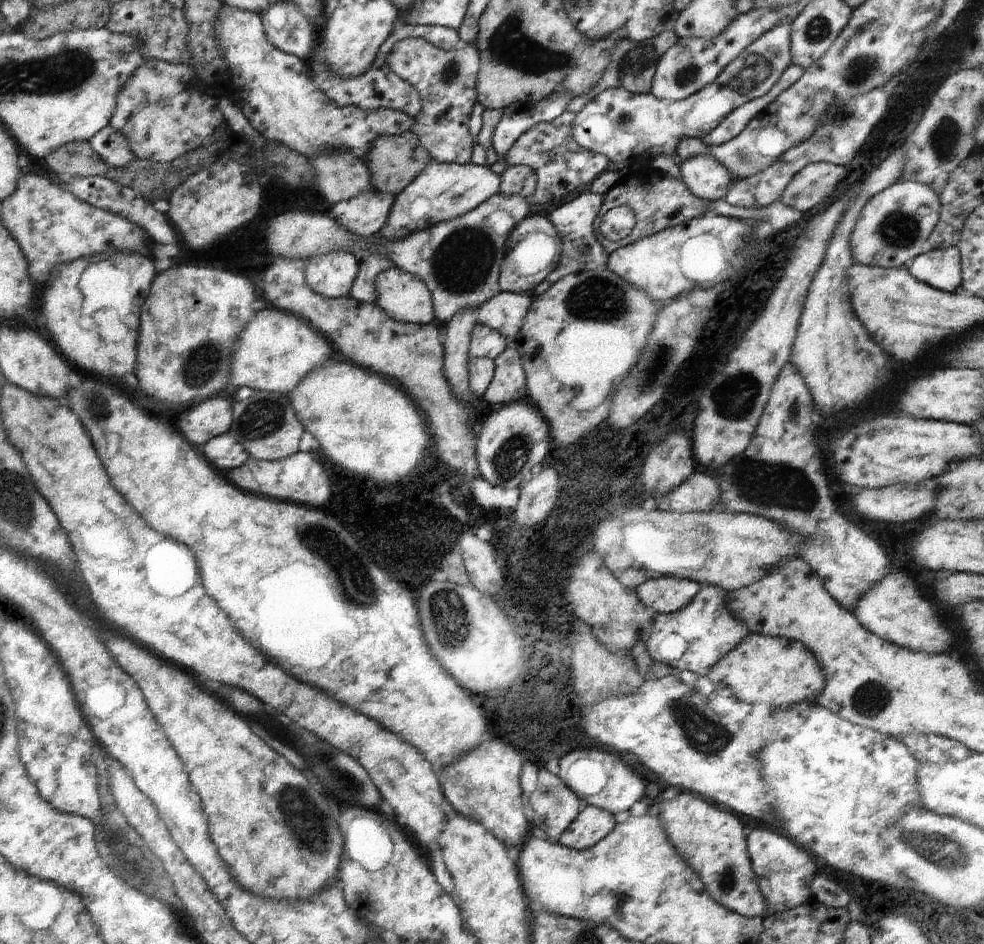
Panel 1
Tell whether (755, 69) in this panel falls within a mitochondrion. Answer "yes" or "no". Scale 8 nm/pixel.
yes

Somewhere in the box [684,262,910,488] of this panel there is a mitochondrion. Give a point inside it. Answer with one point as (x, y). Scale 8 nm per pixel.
(735, 399)

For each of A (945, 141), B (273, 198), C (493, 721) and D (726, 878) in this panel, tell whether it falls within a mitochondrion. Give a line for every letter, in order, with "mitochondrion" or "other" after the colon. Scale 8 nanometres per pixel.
A: mitochondrion
B: other
C: other
D: mitochondrion

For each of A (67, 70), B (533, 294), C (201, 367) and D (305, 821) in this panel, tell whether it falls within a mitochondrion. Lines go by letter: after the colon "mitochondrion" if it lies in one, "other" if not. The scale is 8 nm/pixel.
A: mitochondrion
B: other
C: mitochondrion
D: mitochondrion

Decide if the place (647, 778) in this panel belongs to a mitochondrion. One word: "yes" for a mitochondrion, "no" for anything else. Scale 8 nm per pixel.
no

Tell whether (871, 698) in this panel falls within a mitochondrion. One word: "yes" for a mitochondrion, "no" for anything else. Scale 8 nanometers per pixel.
yes

